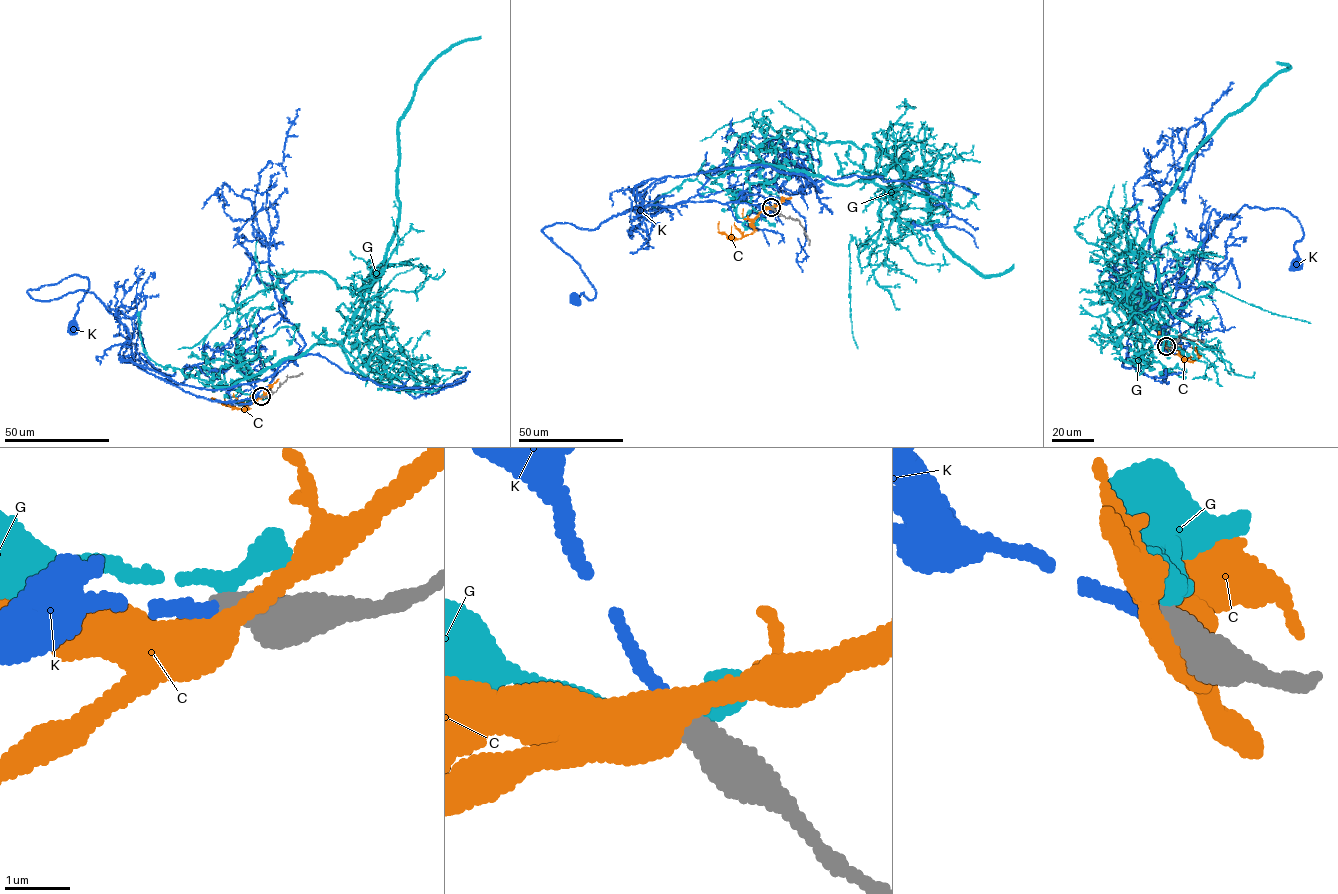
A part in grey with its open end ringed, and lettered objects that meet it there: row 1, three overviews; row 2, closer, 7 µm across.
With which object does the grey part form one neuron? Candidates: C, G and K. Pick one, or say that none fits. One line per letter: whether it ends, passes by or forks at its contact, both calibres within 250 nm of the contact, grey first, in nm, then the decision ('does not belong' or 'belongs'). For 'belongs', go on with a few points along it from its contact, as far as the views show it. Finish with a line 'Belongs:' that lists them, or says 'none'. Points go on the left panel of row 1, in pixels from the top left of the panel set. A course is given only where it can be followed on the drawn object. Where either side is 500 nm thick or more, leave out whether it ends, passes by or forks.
C: calibres 550 and 440 nm; does not belong
G: it passes by; calibres 440 and 280 nm; does not belong
K: it ends; calibres 420 and 200 nm; belongs; course (261, 396), (183, 391), (138, 368), (127, 328), (93, 293), (40, 301), (28, 290), (87, 278), (73, 326)
Belongs: K

